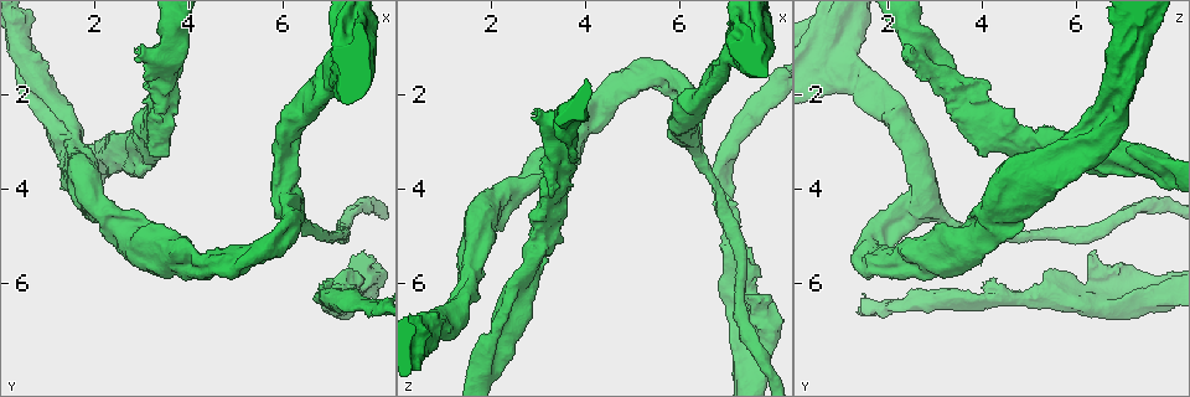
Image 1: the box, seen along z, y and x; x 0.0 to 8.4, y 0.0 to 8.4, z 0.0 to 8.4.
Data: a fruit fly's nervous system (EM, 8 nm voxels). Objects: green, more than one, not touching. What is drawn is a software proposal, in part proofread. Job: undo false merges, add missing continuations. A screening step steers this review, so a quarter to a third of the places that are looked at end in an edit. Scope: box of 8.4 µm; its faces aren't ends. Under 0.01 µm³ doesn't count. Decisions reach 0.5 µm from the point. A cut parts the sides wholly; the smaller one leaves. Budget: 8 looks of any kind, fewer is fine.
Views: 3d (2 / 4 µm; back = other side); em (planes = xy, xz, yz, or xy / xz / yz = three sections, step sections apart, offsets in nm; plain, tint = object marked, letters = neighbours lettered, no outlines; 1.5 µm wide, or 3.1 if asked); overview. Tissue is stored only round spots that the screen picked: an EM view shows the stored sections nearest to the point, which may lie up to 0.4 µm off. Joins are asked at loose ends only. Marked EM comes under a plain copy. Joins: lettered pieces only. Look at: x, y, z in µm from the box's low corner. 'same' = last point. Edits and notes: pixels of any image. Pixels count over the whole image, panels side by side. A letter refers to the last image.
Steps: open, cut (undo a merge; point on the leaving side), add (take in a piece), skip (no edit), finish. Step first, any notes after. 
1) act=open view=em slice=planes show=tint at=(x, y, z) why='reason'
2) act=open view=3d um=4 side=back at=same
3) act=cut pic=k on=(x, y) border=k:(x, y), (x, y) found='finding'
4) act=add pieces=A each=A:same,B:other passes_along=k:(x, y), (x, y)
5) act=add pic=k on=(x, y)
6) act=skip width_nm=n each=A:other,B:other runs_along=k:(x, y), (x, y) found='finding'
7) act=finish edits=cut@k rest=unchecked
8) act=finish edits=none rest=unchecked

act=open view=3d um=4 at=(2.25, 4.95, 4.70) why='free end'

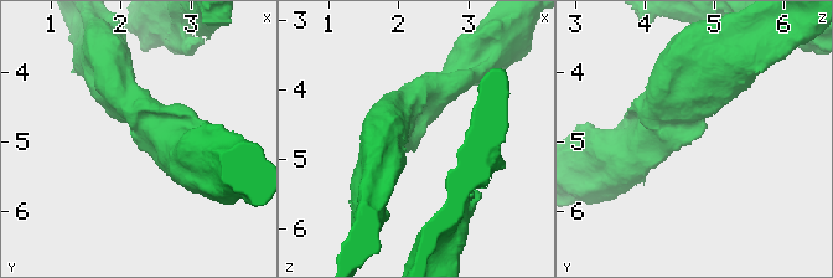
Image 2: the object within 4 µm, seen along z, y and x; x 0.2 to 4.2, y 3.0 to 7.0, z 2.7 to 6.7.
act=open view=em slice=planes show=letters at=(2.20, 4.95, 4.70)

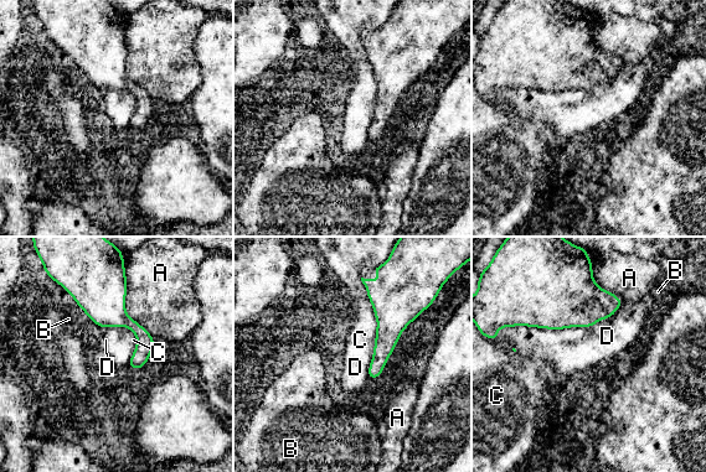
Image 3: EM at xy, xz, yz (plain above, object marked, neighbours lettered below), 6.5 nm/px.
act=skip each=A:other,B:other,C:other,D:other border=3:(622, 302), (609, 317), (589, 327) found='no lettered piece goes on from it'

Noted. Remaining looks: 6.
act=open view=3d um=4 side=back at=(3.40, 2.30, 3.75) why='thick turns thin'

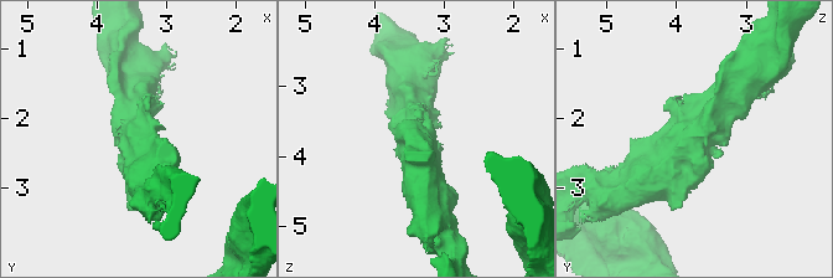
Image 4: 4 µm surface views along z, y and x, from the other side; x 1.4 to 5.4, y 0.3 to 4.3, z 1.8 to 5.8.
act=open view=em slice=planes show=tint at=(3.45, 2.25, 3.75)

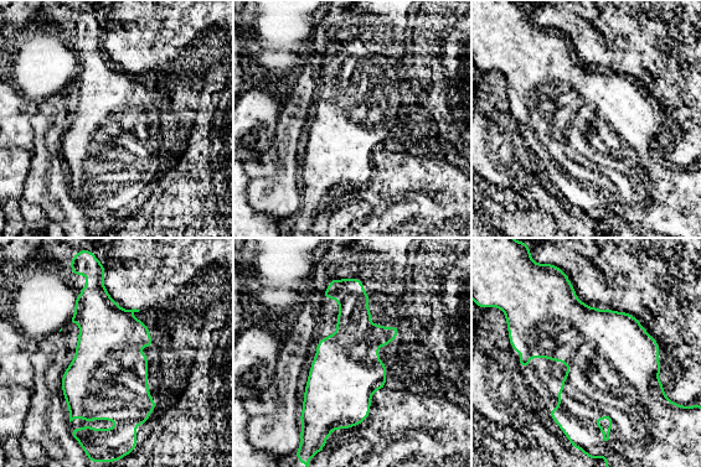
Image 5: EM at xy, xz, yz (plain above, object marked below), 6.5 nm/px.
act=open view=em slice=planes show=letters at=same why='what lies round it'

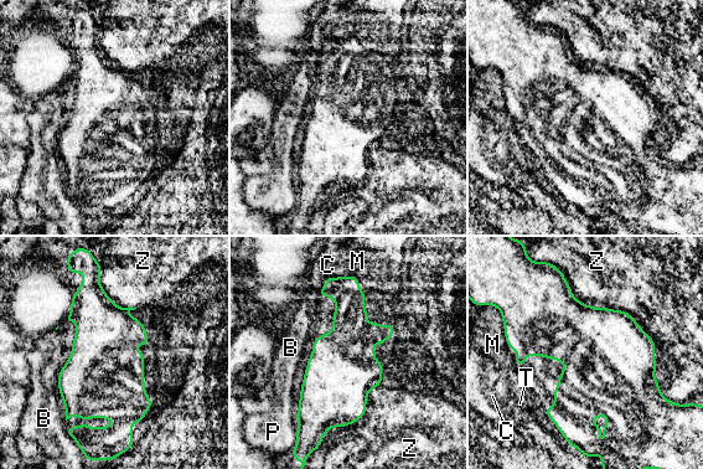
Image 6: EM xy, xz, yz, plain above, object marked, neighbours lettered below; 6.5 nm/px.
act=skip width_nm=460 each=B:other,C:other,M:other,P:other,T:other,Z:other found='one neuron here'

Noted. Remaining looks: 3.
act=open view=em slice=yz step=4 show=tint at=(7.70, 5.75, 6.45) why='abrupt turn'

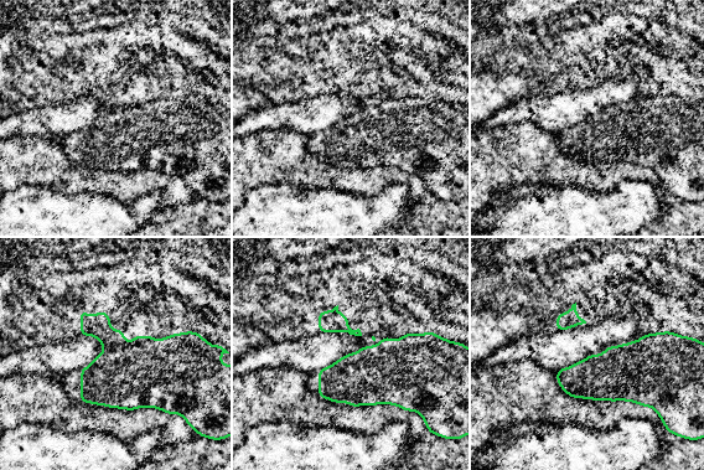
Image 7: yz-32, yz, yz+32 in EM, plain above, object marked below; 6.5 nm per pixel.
act=open view=em slice=yz step=4 show=letters at=same

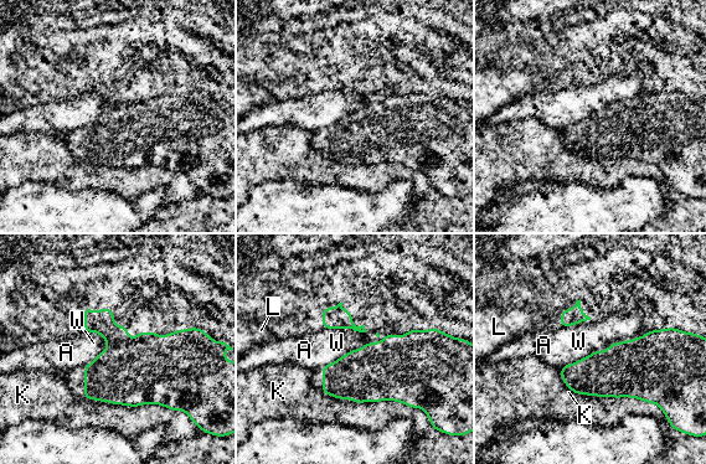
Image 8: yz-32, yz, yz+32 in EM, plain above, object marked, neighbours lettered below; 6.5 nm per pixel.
act=skip width_nm=150 each=A:other,K:other,L:other,W:other border=8:(323, 329), (366, 331) found='all the same neuron'

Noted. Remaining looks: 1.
act=finish edits=none rest=unchecked

